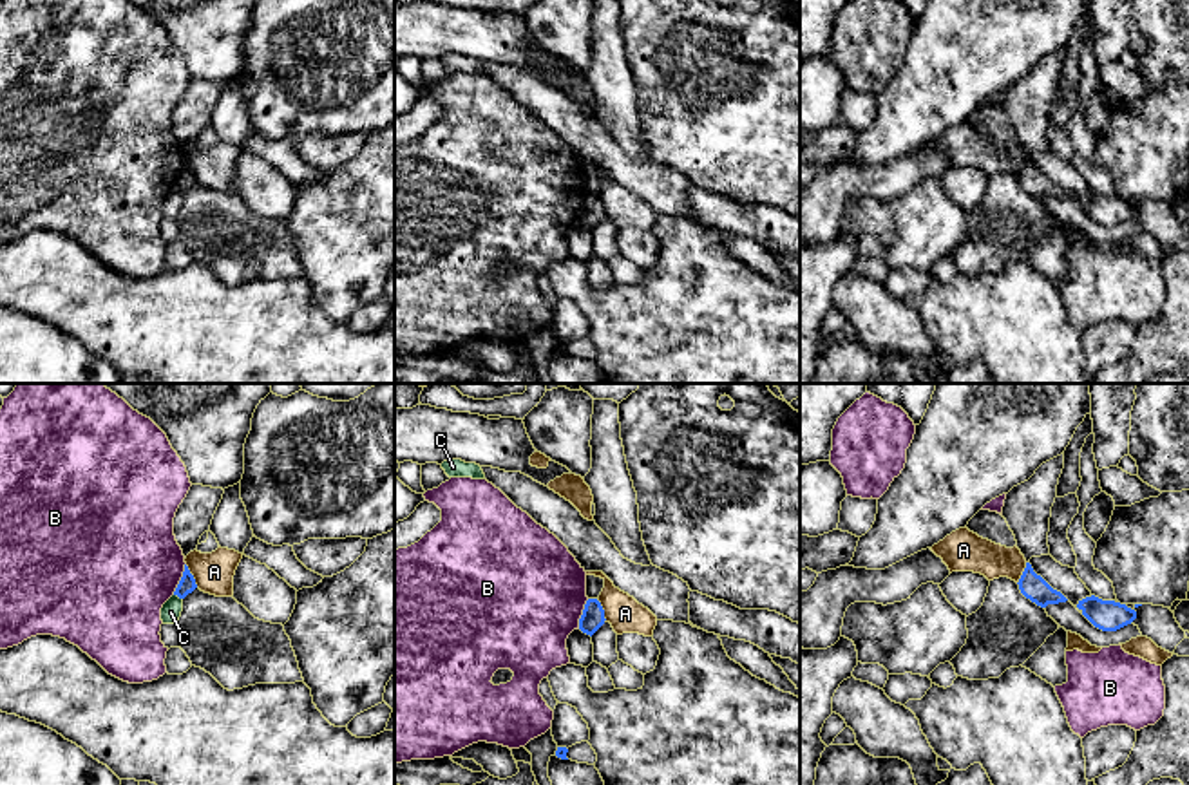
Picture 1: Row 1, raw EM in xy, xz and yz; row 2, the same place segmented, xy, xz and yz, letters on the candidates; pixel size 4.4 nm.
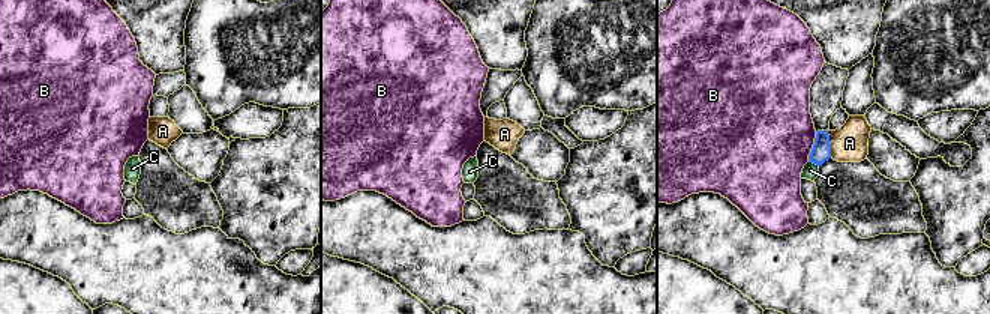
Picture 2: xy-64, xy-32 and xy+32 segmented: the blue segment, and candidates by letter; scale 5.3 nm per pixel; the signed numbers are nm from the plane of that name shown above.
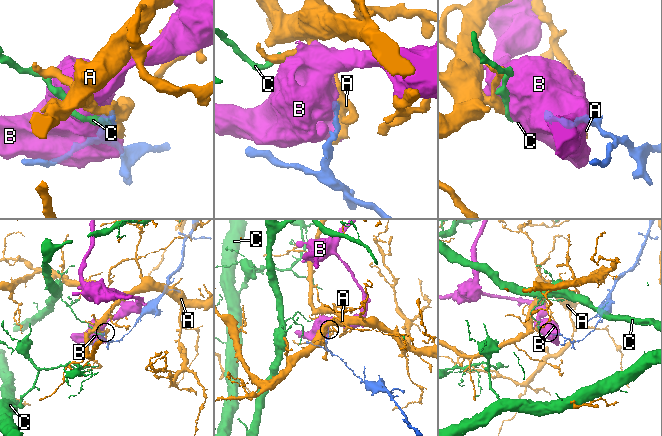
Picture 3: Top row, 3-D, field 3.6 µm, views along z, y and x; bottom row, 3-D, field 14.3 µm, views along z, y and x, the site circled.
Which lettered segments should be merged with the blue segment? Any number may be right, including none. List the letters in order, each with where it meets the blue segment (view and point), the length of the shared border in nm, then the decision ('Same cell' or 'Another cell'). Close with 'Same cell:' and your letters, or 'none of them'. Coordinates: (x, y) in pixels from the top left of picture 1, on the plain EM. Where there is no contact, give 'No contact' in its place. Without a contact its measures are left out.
A: Touches blue at xy (192, 170). Shared border 120 nm. Another cell
B: Touches blue at xy (181, 174). Shared border 160 nm. Another cell
C: Touches blue at xy (178, 190). Shared border 50 nm. Another cell
Same cell: none of them

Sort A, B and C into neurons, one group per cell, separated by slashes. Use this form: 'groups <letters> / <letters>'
groups A / B / C

